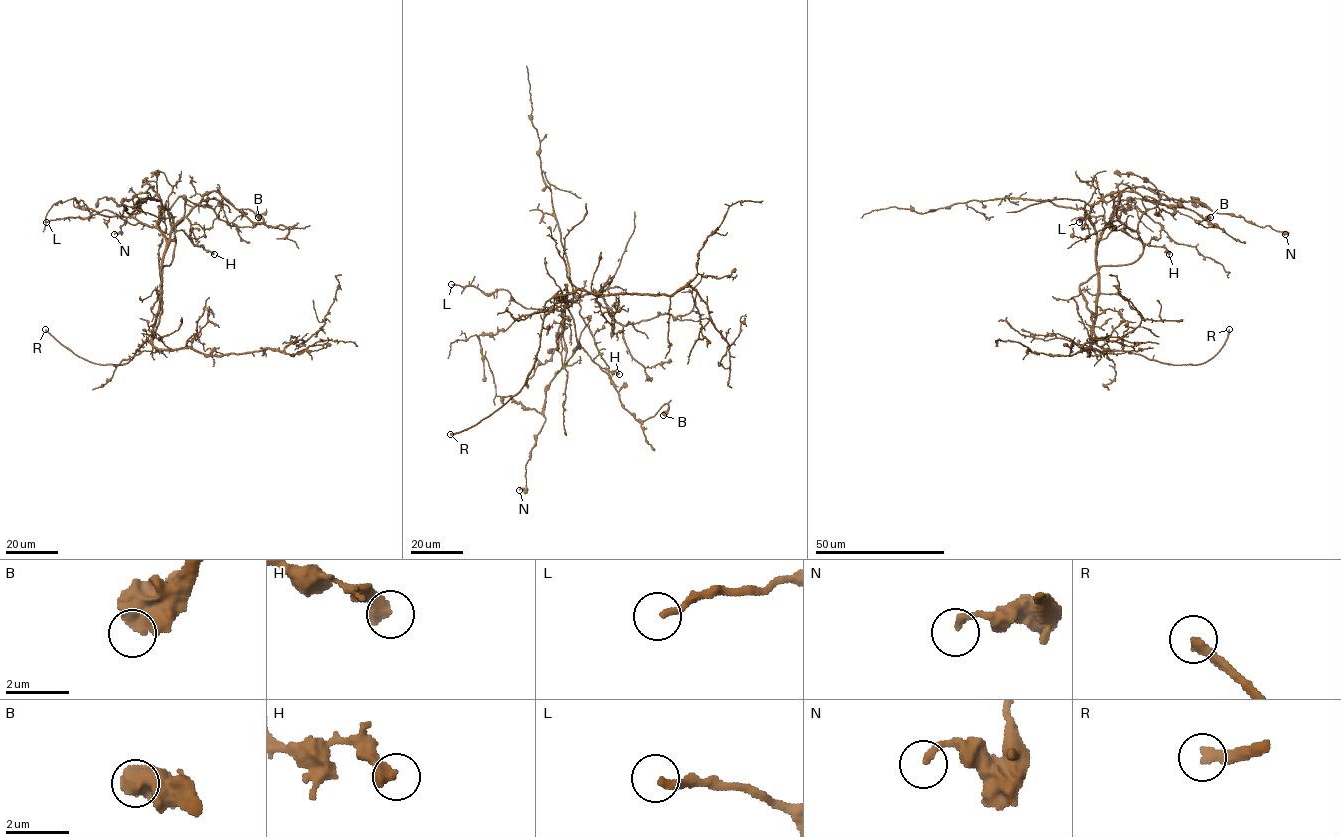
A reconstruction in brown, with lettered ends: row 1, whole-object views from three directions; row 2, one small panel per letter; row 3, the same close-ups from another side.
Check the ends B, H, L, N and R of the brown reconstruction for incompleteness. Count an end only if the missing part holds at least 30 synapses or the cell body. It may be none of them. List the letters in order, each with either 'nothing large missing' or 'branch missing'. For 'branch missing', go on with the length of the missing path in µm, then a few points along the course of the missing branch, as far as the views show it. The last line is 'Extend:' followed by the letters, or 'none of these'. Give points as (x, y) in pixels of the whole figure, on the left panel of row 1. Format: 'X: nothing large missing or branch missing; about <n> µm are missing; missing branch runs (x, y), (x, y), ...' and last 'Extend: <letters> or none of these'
B: nothing large missing
H: nothing large missing
L: nothing large missing
N: nothing large missing
R: branch missing; about 100 µm are missing
Extend: R

